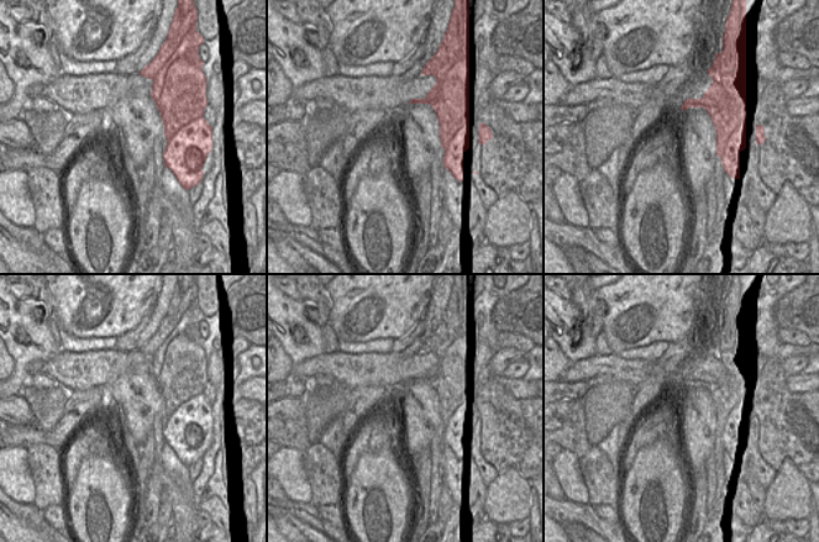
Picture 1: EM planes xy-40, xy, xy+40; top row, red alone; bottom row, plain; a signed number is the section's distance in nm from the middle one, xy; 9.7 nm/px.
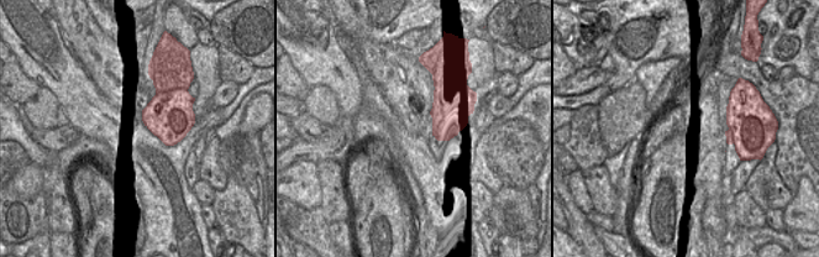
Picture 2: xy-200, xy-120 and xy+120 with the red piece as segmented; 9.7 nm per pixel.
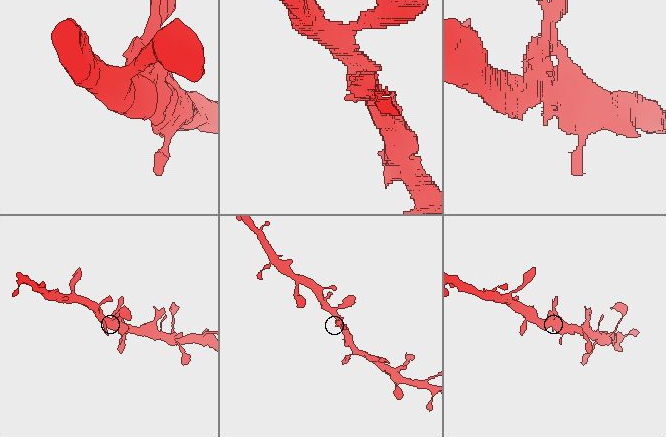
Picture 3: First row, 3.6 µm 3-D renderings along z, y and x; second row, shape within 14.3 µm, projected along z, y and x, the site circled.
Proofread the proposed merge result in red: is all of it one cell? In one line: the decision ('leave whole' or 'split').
leave whole

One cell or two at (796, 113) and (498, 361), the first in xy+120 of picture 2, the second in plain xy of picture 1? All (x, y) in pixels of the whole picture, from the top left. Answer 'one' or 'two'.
two

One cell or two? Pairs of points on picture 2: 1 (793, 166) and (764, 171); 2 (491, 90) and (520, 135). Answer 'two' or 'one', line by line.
1: two
2: two

